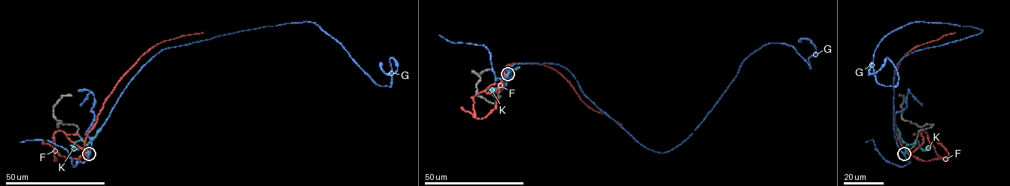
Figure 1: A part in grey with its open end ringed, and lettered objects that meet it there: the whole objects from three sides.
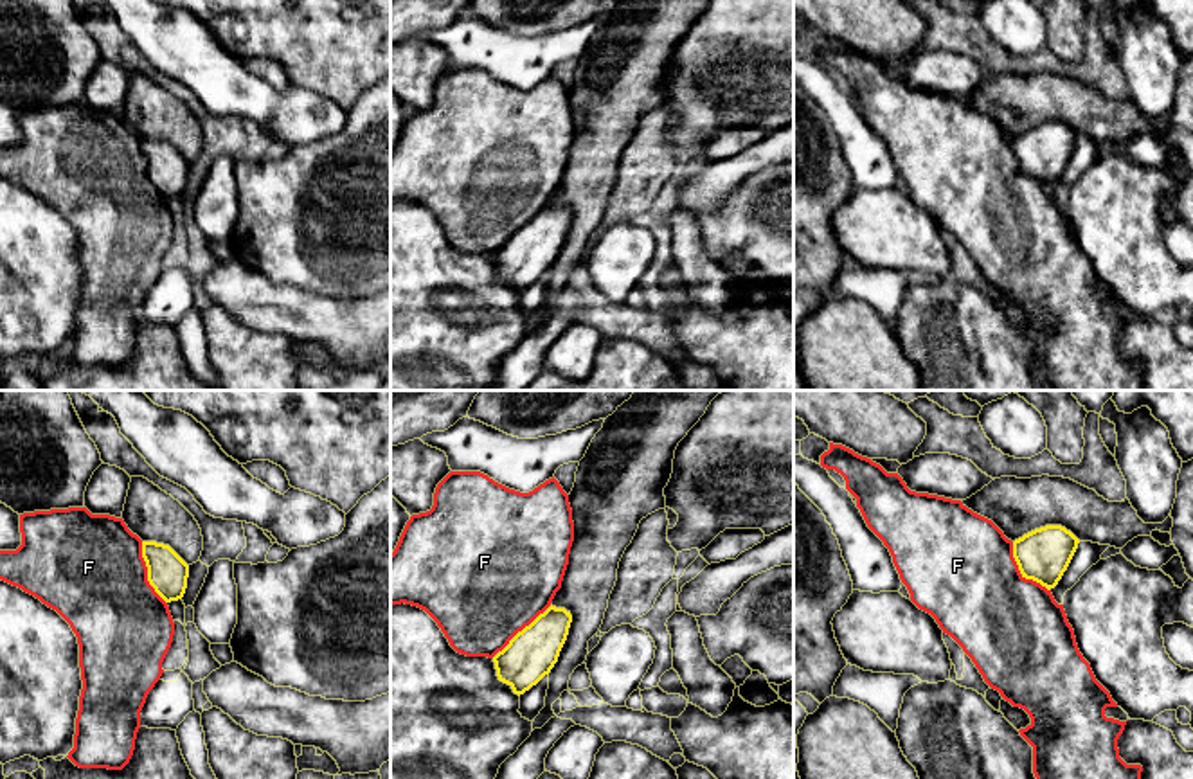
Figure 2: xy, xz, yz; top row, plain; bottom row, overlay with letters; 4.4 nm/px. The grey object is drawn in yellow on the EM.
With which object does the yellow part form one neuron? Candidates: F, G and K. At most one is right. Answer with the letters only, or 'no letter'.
G

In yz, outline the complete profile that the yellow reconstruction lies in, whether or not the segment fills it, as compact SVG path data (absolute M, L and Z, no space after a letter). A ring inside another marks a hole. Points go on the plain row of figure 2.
M1062 122L1035 126L1013 139L1013 155L1022 175L1054 185L1067 167L1080 137Z

